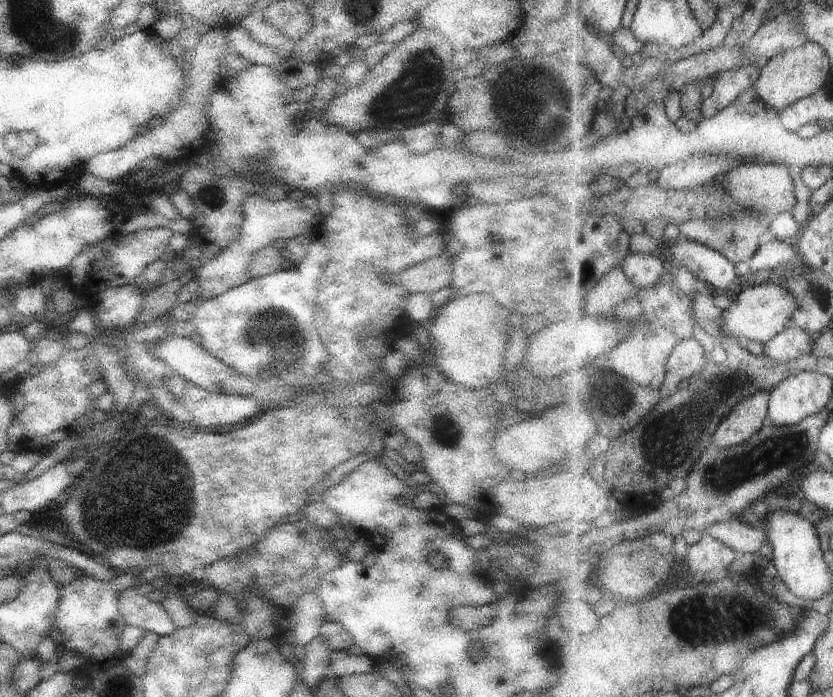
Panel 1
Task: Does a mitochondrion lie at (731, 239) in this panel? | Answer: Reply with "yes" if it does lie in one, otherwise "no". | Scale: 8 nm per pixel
yes

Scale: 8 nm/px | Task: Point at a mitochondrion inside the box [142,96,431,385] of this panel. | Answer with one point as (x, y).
(270, 332)

